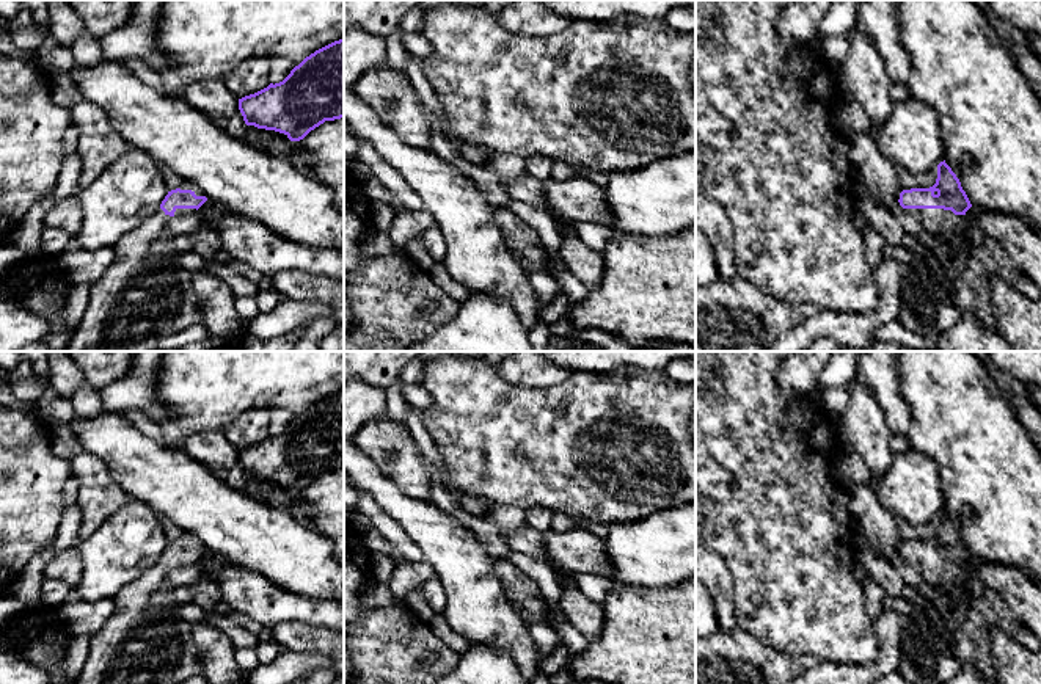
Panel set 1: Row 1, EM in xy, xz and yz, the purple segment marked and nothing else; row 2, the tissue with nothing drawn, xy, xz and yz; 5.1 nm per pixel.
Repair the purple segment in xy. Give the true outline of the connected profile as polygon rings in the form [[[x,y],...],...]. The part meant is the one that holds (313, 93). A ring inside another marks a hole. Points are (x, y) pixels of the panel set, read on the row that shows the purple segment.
[[[344,39],[306,56],[279,83],[239,99],[247,126],[303,140],[325,121],[344,118]]]

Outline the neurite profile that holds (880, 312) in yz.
[[[882,259],[875,268],[879,297],[875,309],[860,314],[821,311],[815,318],[782,334],[765,351],[807,351],[820,336],[829,336],[845,348],[871,345],[873,334],[881,325],[898,320],[901,268],[893,259]]]

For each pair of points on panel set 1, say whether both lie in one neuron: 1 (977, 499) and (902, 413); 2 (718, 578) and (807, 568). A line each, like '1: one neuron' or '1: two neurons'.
1: two neurons
2: two neurons

